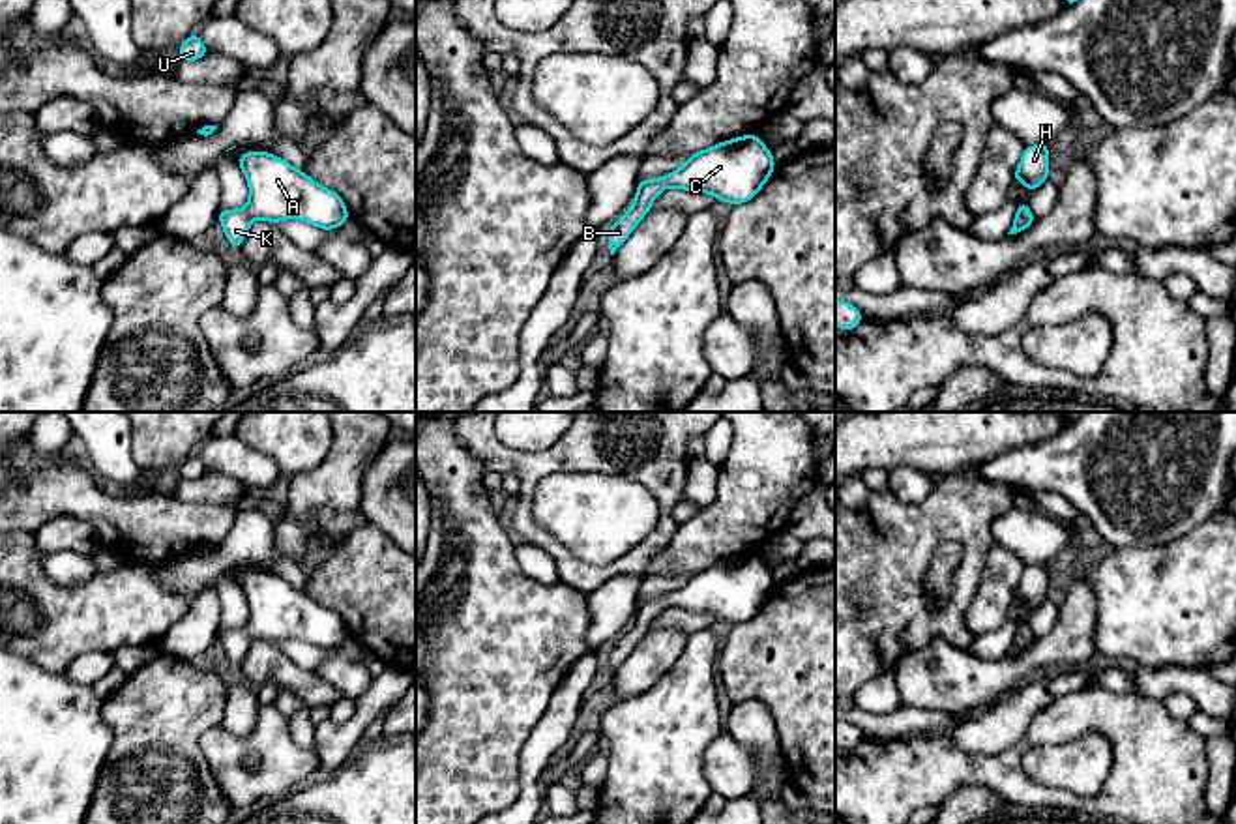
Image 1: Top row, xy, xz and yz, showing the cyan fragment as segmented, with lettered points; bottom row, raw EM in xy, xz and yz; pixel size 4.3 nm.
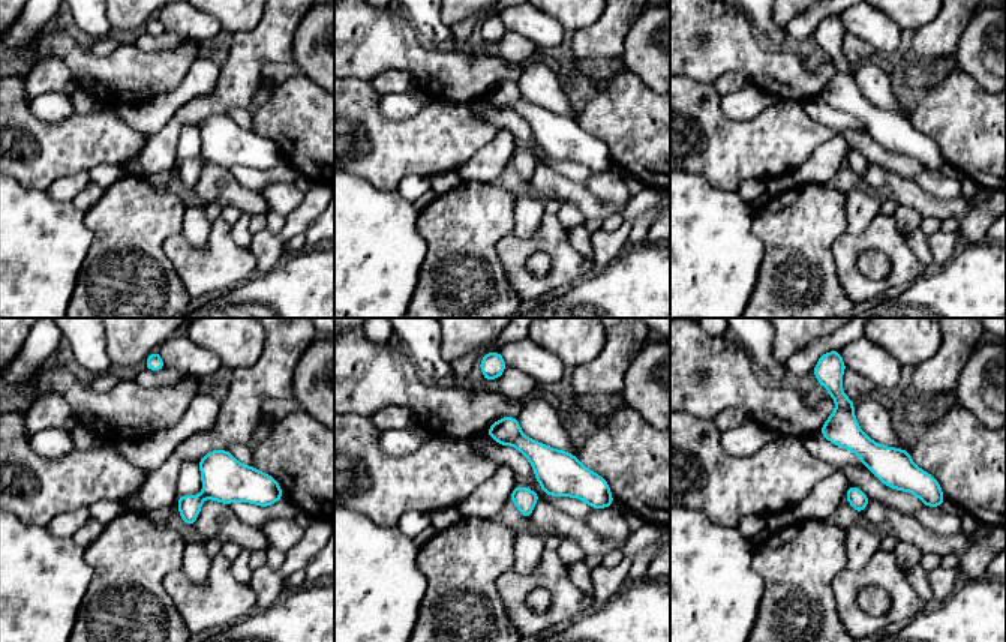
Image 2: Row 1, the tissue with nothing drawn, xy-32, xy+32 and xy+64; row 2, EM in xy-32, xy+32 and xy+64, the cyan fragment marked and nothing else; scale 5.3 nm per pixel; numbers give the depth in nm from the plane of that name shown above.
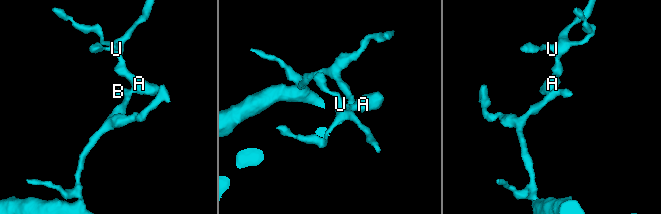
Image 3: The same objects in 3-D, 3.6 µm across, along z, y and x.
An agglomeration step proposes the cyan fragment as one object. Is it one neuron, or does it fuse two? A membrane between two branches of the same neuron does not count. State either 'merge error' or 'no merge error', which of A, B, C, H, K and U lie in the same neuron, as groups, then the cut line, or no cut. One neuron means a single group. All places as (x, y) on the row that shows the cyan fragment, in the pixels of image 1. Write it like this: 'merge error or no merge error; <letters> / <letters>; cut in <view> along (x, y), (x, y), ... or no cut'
no merge error; A B C H K U; no cut

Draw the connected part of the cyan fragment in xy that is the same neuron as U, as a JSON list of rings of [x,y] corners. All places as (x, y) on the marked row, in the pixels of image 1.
[[[197,34],[184,39],[178,52],[180,52],[180,58],[185,62],[195,62],[208,54],[202,39]]]

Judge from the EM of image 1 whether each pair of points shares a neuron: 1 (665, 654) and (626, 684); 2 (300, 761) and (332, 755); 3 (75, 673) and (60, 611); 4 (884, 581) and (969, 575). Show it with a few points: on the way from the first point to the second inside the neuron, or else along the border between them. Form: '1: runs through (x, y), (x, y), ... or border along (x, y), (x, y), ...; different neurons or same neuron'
1: runs through (656, 654), (635, 675); same neuron
2: border along (313, 751), (321, 766); different neurons
3: border along (111, 652), (83, 652), (60, 673); different neurons
4: runs through (909, 605), (926, 622), (939, 622), (957, 600); same neuron

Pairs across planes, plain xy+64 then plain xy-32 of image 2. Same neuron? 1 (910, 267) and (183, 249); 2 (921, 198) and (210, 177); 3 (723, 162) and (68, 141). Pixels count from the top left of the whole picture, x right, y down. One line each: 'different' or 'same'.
1: same
2: same
3: same

